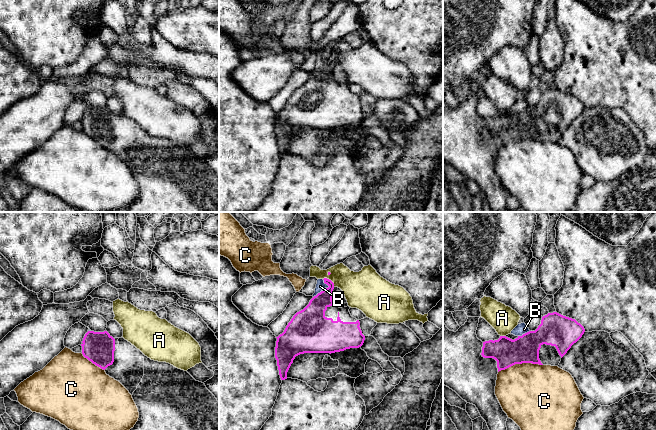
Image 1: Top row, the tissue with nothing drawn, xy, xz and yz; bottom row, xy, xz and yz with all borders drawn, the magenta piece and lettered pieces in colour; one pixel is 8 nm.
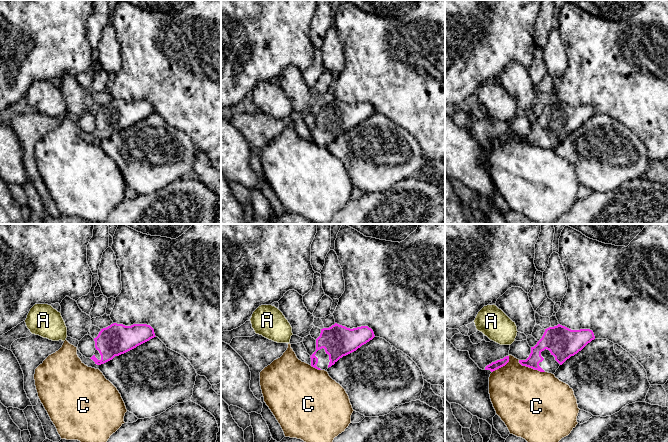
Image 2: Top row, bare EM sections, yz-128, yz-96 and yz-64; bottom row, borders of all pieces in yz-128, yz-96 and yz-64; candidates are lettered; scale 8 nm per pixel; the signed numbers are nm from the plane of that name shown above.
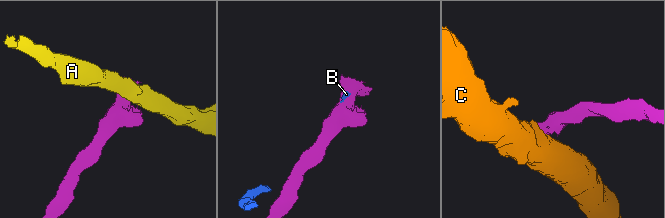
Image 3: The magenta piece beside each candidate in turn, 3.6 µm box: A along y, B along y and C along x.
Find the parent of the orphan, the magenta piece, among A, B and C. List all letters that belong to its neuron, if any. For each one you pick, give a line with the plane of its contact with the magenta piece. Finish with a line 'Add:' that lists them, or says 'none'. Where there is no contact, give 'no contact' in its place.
Add: none

